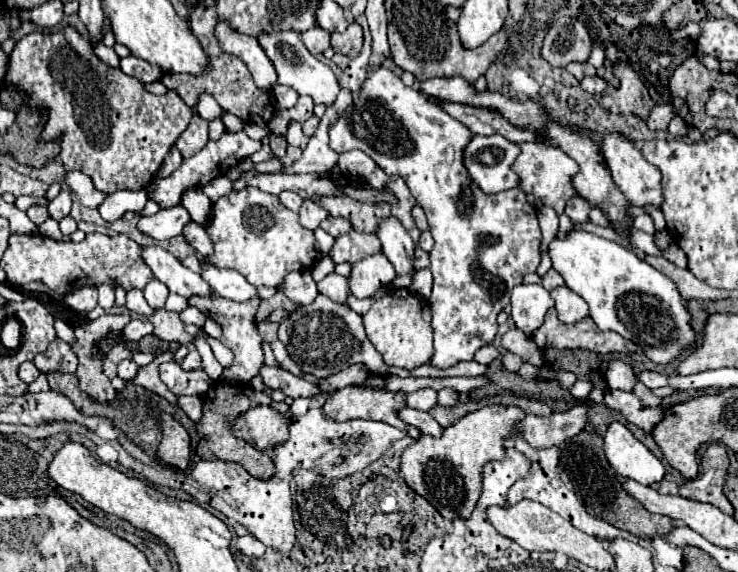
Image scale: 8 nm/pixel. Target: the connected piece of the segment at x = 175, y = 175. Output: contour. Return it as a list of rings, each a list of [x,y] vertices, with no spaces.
[[[225,131],[221,135],[219,141],[209,141],[199,153],[195,153],[193,157],[189,159],[183,159],[183,163],[179,165],[179,169],[175,169],[169,177],[157,177],[149,189],[147,189],[147,195],[149,199],[153,199],[161,209],[169,209],[169,207],[175,207],[179,205],[179,199],[183,195],[183,191],[191,189],[191,187],[203,187],[207,185],[211,179],[219,177],[219,175],[225,175],[231,167],[235,167],[241,159],[253,155],[255,151],[261,149],[261,141],[253,141],[245,135],[245,131],[237,131],[237,133],[231,133],[231,131]]]

